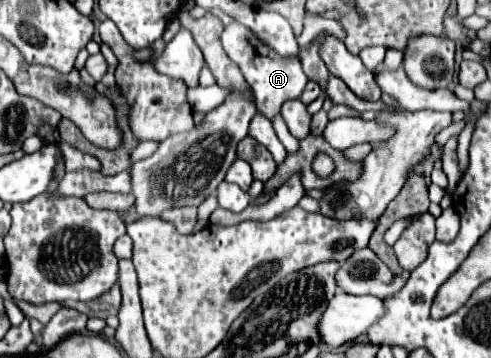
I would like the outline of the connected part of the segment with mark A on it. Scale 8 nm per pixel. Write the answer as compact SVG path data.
M230 24L228 28L224 28L220 40L222 40L222 48L228 54L228 58L240 66L246 82L252 86L252 92L256 96L256 108L266 118L274 120L280 114L280 108L286 100L300 98L300 94L306 88L308 78L302 72L300 60L296 56L290 56L290 58L280 56L272 46L264 44L250 28L242 24Z

